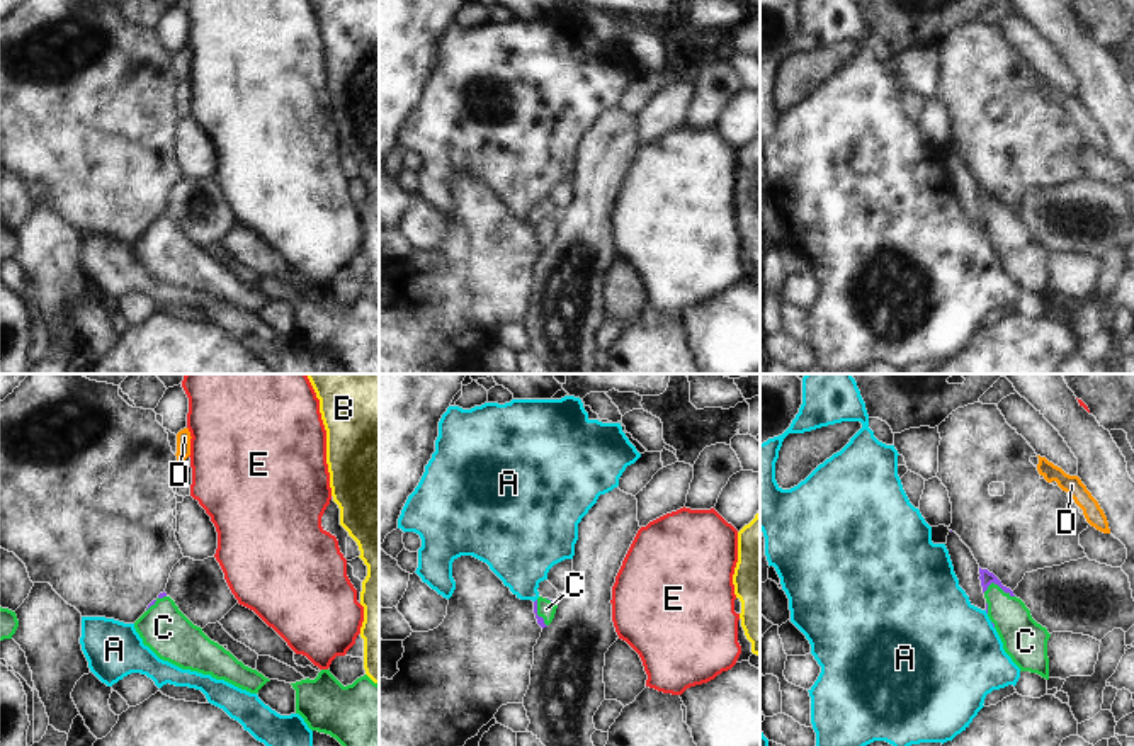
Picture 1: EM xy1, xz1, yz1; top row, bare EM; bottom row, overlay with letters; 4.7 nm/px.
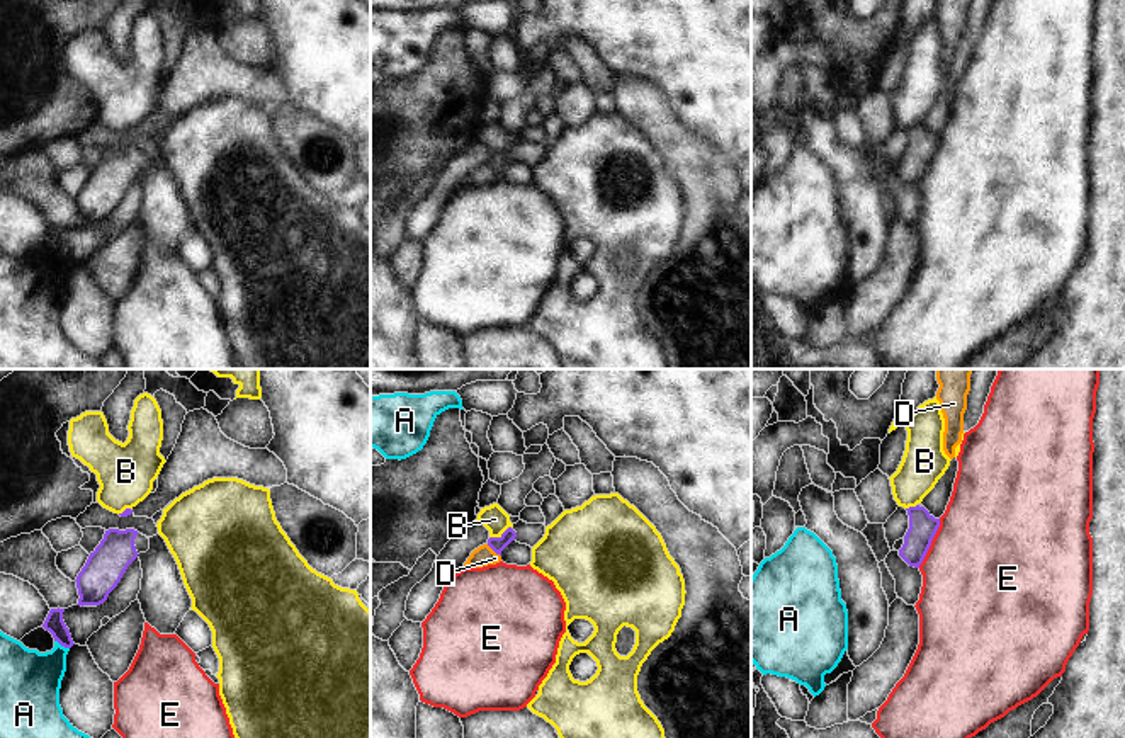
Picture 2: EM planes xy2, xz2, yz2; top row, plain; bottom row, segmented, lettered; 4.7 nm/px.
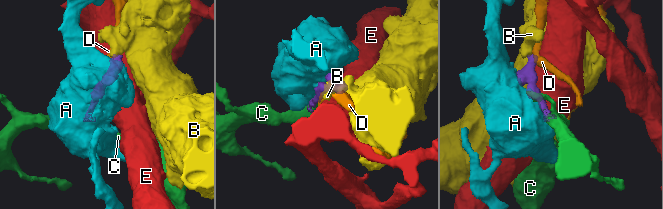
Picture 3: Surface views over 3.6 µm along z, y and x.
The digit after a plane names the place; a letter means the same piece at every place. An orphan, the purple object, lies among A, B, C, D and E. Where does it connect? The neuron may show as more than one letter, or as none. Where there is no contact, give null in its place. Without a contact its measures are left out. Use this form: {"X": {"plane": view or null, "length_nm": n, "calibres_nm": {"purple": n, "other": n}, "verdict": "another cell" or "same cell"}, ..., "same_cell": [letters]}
{"A": {"plane": "xy2", "length_nm": 80, "calibres_nm": {"purple": 90, "other": 280}, "verdict": "another cell"}, "B": {"plane": "xz2", "length_nm": 120, "calibres_nm": {"purple": 70, "other": 120}, "verdict": "another cell"}, "C": {"plane": "yz1", "length_nm": 150, "calibres_nm": {"purple": 70, "other": 190}, "verdict": "same cell"}, "D": {"plane": "xz2", "length_nm": 90, "calibres_nm": {"purple": 70, "other": 90}, "verdict": "another cell"}, "E": {"plane": "yz2", "length_nm": 260, "calibres_nm": {"purple": 130, "other": 500}, "verdict": "another cell"}, "same_cell": ["C"]}

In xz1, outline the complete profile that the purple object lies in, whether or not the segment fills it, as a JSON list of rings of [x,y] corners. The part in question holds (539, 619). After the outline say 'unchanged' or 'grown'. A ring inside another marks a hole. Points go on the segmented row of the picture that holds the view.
[[[539,596],[534,602],[534,613],[536,613],[537,624],[542,629],[553,622],[556,608],[558,608],[556,600]]] | grown

